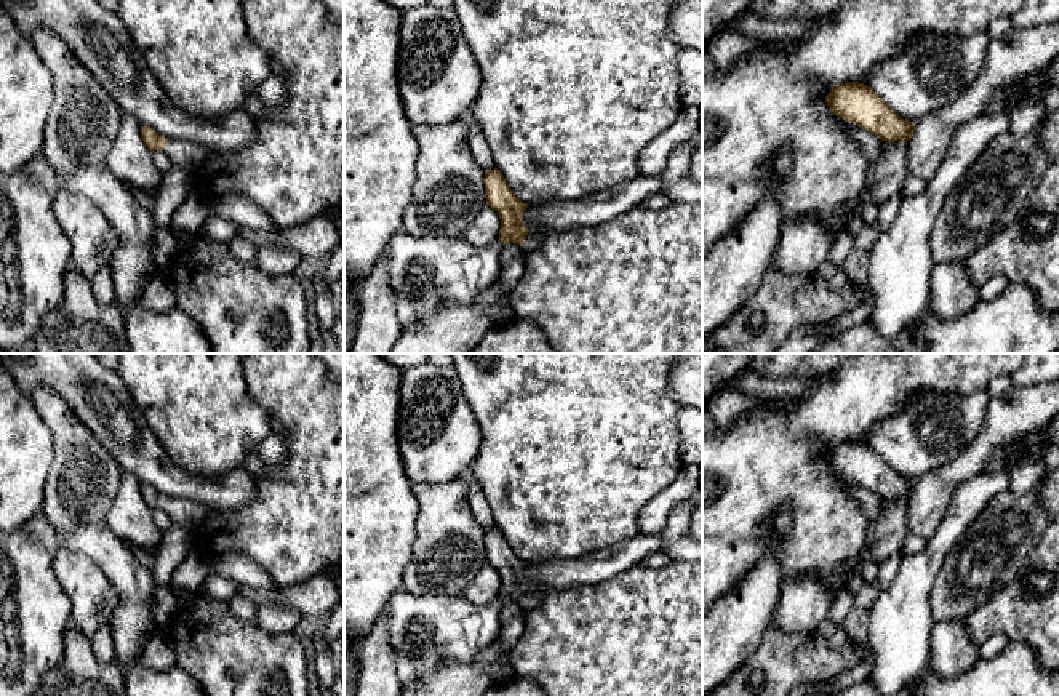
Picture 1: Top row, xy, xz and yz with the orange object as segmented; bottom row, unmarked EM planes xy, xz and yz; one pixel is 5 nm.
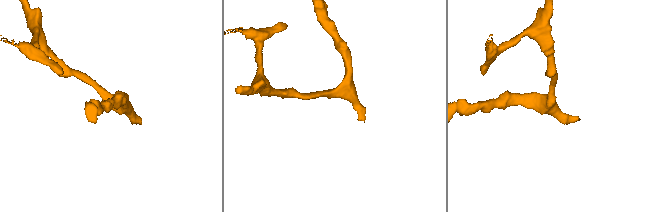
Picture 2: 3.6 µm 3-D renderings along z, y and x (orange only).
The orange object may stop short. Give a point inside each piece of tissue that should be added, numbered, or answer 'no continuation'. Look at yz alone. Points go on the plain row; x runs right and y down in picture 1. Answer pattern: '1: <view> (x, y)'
no continuation

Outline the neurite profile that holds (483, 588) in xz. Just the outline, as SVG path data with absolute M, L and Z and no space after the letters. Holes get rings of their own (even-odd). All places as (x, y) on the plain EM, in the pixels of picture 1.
M485 565L466 587L464 597L477 605L485 606L499 597L501 578L498 570Z

